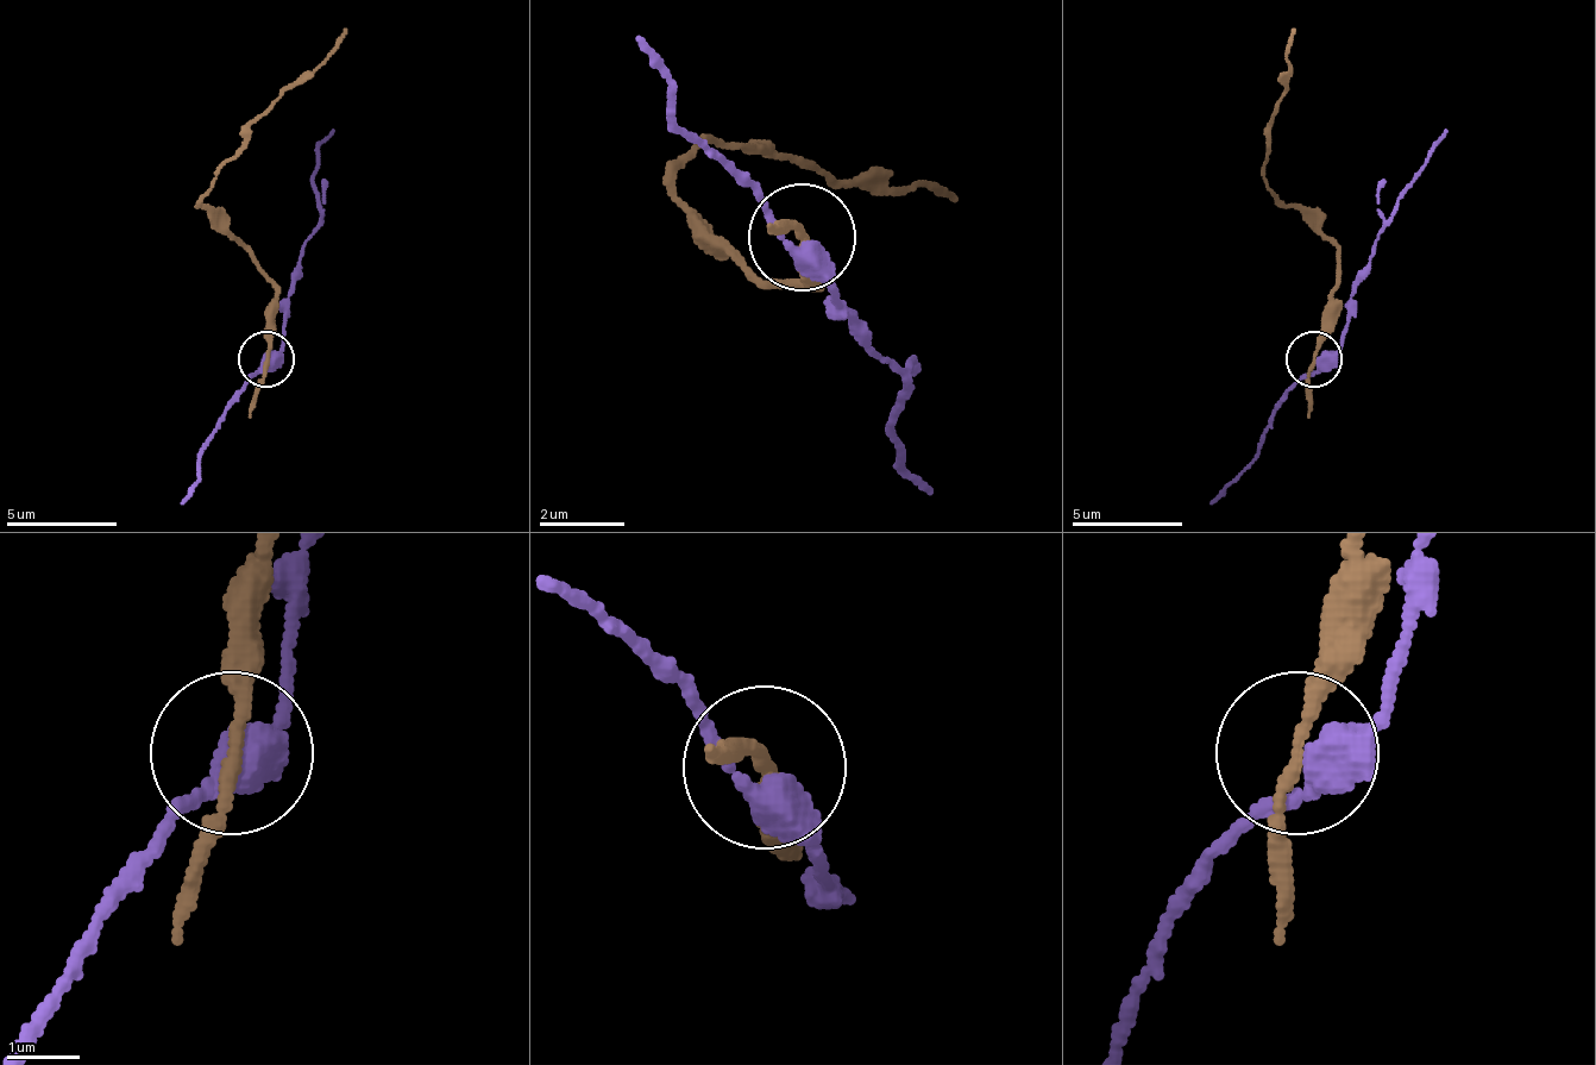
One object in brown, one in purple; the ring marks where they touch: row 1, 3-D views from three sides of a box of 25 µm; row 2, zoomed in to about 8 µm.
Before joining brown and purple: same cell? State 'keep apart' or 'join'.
keep apart

